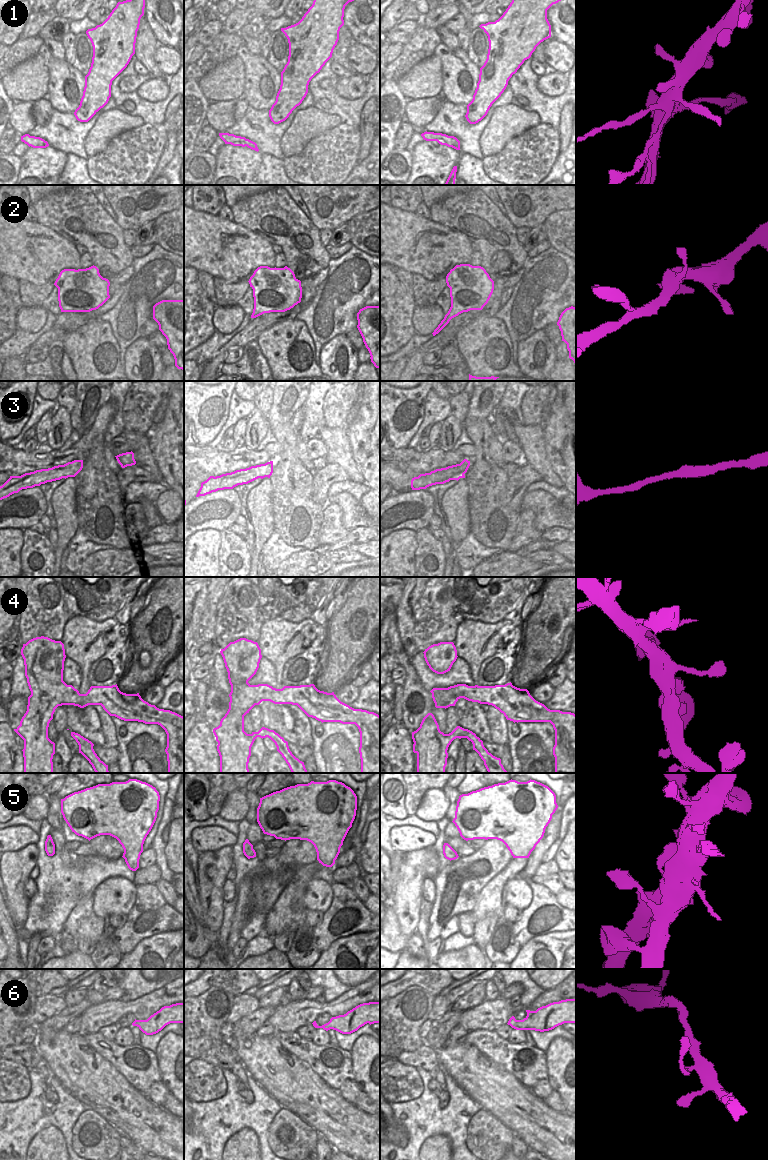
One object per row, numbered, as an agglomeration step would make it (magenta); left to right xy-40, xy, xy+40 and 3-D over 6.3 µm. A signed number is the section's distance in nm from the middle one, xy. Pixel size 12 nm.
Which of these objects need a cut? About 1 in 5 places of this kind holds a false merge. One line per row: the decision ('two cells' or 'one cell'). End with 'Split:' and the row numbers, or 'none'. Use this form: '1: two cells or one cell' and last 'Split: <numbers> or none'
1: two cells
2: one cell
3: one cell
4: one cell
5: one cell
6: one cell
Split: 1

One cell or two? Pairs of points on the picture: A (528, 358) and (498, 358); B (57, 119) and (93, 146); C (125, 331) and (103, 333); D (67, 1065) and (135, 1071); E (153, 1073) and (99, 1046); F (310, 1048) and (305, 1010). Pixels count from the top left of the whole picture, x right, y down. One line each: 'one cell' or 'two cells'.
A: two cells
B: two cells
C: two cells
D: two cells
E: one cell
F: two cells

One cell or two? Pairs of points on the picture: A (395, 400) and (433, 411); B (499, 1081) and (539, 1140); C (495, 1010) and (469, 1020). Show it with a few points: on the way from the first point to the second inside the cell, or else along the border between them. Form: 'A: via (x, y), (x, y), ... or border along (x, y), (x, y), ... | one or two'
A: border along (429, 391), (425, 401), (425, 414), (416, 431) | two
B: via (505, 1096), (534, 1125) | one
C: via (489, 1015), (475, 1018) | one

